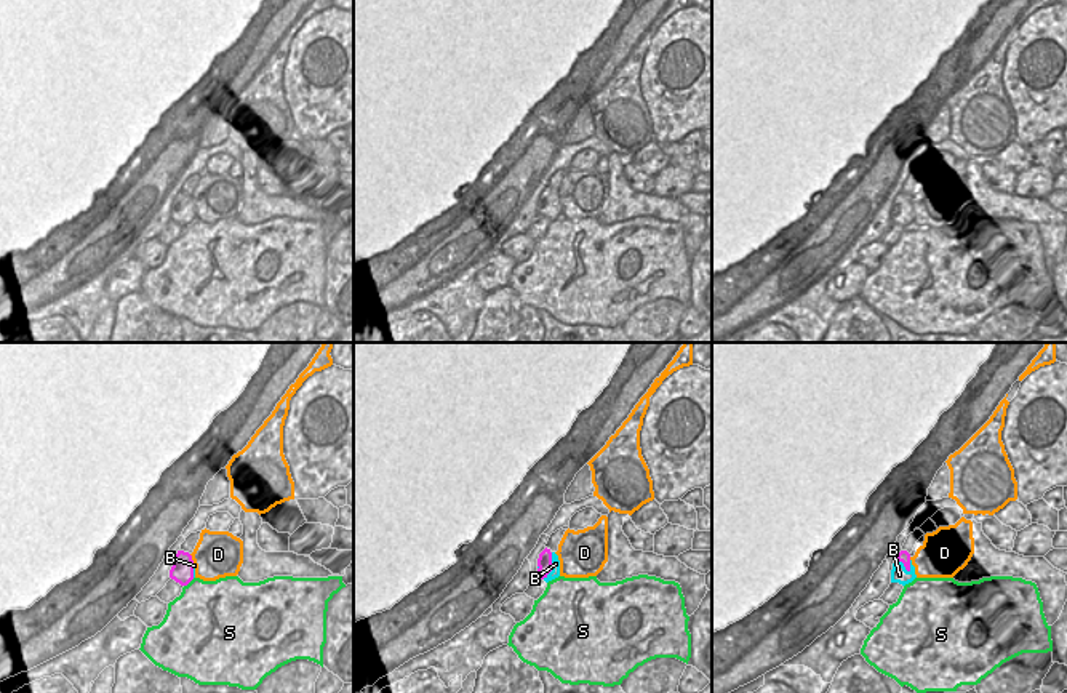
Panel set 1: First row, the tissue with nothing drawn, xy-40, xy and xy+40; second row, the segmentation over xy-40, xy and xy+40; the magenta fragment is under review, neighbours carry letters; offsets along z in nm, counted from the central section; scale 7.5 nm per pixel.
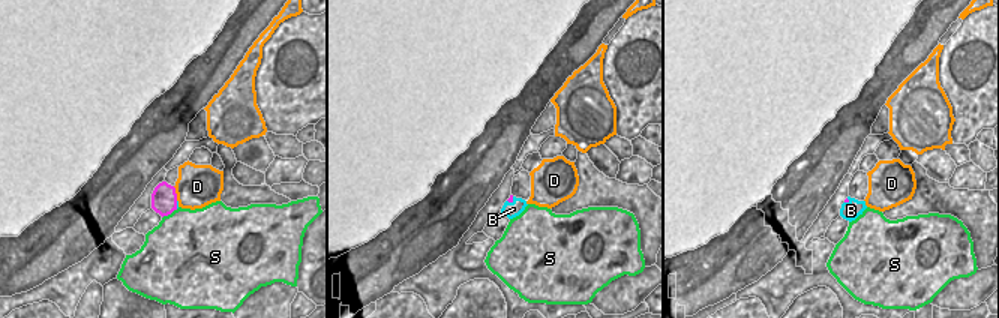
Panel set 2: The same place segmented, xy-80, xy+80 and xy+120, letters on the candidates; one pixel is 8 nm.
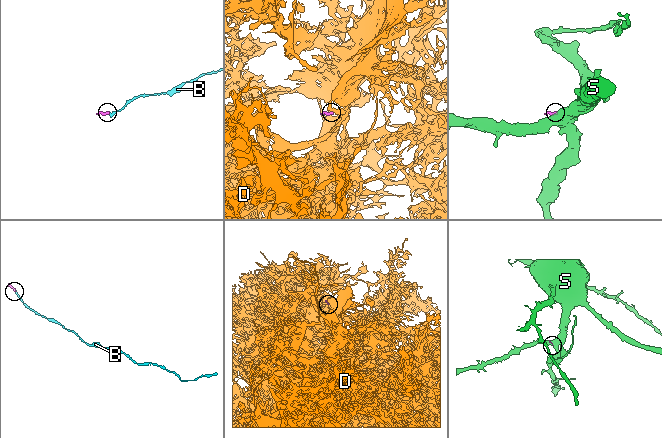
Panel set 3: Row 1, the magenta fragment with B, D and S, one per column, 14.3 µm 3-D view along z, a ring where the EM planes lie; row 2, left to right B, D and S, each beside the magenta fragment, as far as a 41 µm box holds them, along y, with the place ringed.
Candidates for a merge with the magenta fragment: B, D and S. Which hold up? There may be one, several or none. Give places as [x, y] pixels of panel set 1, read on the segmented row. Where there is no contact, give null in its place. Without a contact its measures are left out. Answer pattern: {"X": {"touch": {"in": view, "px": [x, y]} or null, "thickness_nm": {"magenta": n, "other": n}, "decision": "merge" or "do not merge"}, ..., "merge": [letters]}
{"B": {"touch": {"in": "xy", "px": [551, 565]}, "thickness_nm": {"magenta": 120, "other": 70}, "decision": "do not merge"}, "D": {"touch": {"in": "xy-40", "px": [191, 559]}, "thickness_nm": {"magenta": 170, "other": 360}, "decision": "do not merge"}, "S": {"touch": {"in": "xy-40", "px": [189, 581]}, "thickness_nm": {"magenta": 170, "other": 460}, "decision": "do not merge"}, "merge": []}

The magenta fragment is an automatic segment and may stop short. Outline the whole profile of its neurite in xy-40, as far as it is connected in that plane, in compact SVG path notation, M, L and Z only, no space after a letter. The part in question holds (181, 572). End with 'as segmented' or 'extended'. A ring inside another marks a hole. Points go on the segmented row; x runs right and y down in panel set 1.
M178 551L173 559L170 578L179 583L181 586L187 586L194 579L194 560L189 552Z; as segmented

